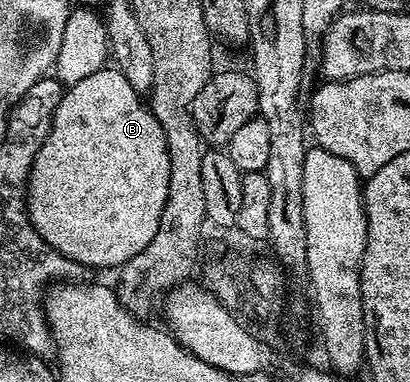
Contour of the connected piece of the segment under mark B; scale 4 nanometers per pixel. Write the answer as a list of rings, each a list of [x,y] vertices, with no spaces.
[[[104,66],[82,81],[68,85],[54,110],[53,125],[29,173],[27,201],[30,222],[47,245],[86,270],[120,269],[122,264],[135,258],[151,238],[155,238],[159,218],[163,218],[171,178],[167,138],[152,107],[141,100],[144,100],[142,93],[137,92],[114,66]]]

